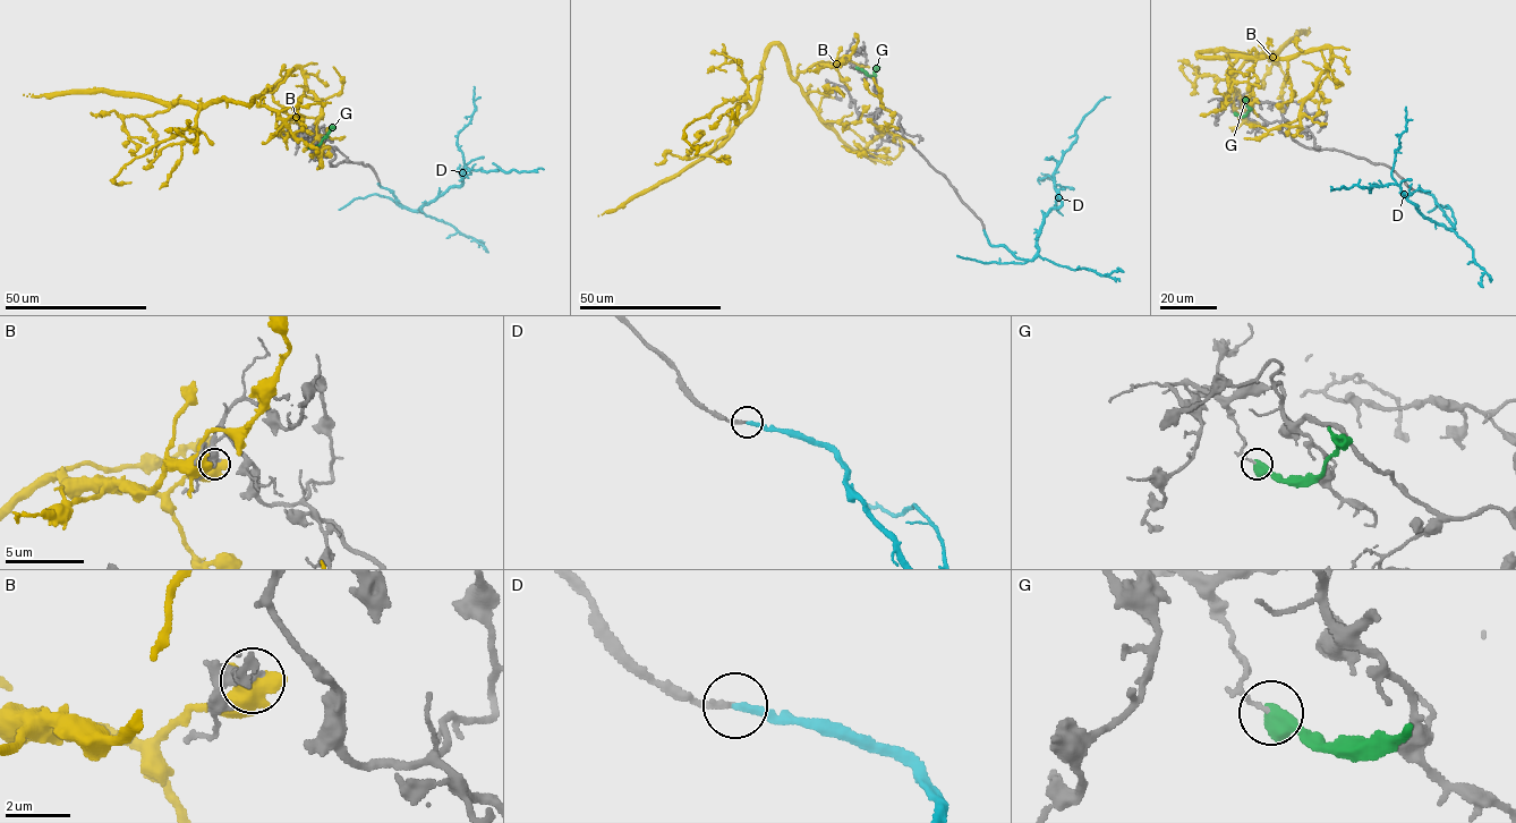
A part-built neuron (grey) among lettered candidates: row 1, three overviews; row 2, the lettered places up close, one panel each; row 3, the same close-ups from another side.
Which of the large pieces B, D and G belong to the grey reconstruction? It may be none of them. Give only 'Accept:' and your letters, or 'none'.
Accept: D

